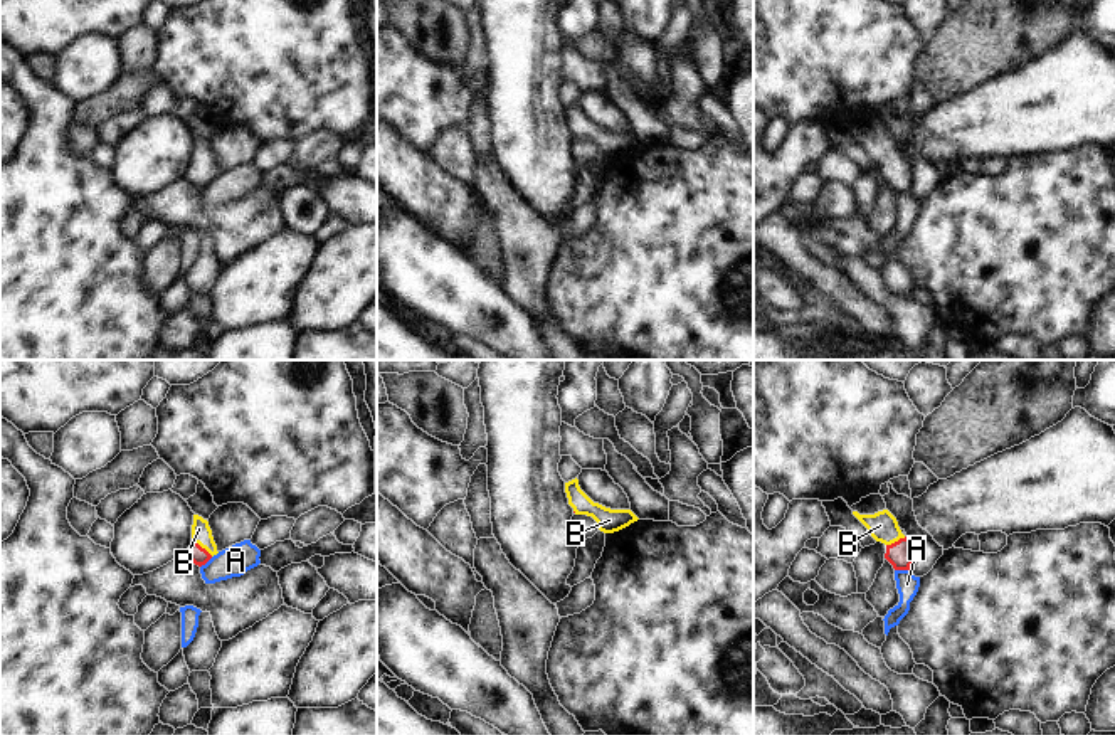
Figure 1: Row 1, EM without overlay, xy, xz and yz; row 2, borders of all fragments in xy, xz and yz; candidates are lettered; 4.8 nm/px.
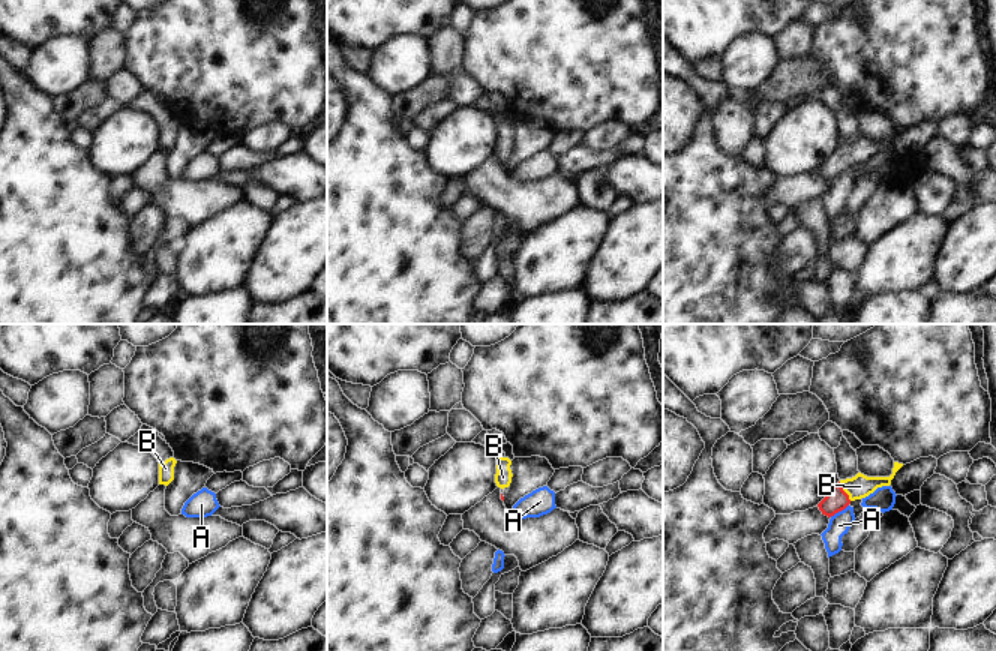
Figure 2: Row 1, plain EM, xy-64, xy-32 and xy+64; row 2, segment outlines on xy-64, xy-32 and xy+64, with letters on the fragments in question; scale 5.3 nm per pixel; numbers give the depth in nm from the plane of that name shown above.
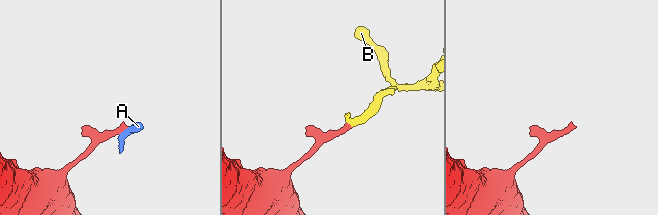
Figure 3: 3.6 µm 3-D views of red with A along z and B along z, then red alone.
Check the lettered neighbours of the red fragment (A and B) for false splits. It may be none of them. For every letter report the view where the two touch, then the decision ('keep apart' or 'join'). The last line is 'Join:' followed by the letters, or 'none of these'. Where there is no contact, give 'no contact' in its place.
A: contact in yz; keep apart
B: contact in xy; join
Join: B

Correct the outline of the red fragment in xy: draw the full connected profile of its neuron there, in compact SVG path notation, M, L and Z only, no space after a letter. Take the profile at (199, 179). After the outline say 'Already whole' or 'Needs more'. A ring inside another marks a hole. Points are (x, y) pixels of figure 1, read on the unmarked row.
M193 138L192 168L187 173L188 183L202 190L217 177L217 168L214 165L209 145L198 138Z. Needs more.

